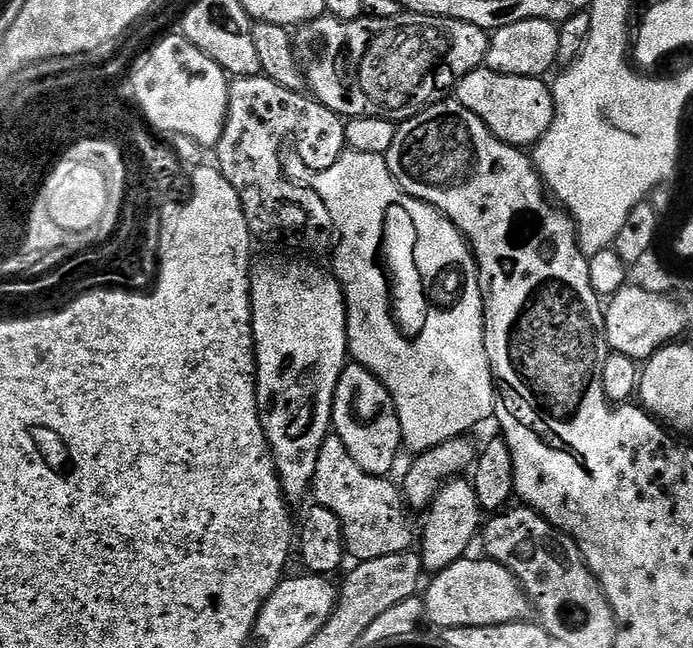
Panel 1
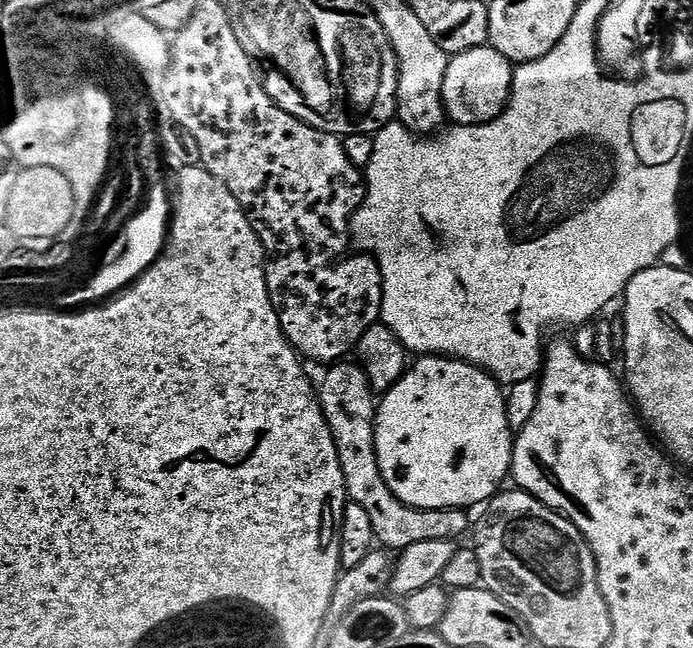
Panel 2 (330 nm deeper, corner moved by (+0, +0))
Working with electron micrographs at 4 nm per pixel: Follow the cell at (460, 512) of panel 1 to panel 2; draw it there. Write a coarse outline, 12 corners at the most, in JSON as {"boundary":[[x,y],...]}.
{"boundary":[[420,356],[376,410],[412,508],[487,505],[512,471],[506,392]]}

